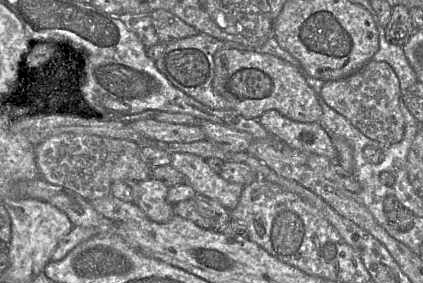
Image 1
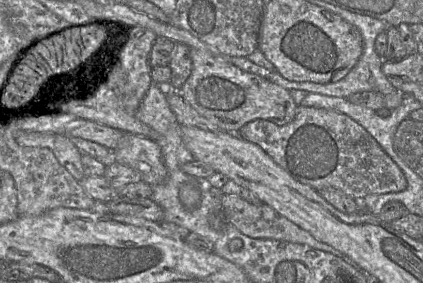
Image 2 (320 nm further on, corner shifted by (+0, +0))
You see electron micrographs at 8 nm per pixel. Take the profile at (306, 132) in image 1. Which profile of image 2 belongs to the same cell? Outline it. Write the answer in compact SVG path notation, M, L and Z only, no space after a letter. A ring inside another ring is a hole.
M298 105L296 115L290 123L279 126L268 120L256 119L245 124L238 135L260 146L293 178L317 191L325 187L334 187L351 198L363 199L370 194L401 192L407 187L404 173L379 143L356 121L340 112Z

